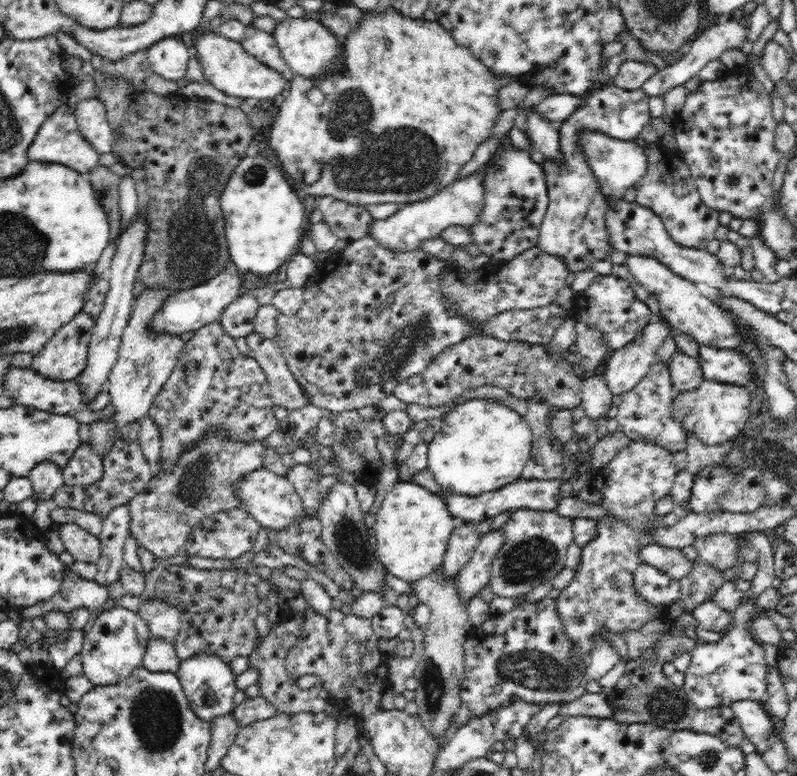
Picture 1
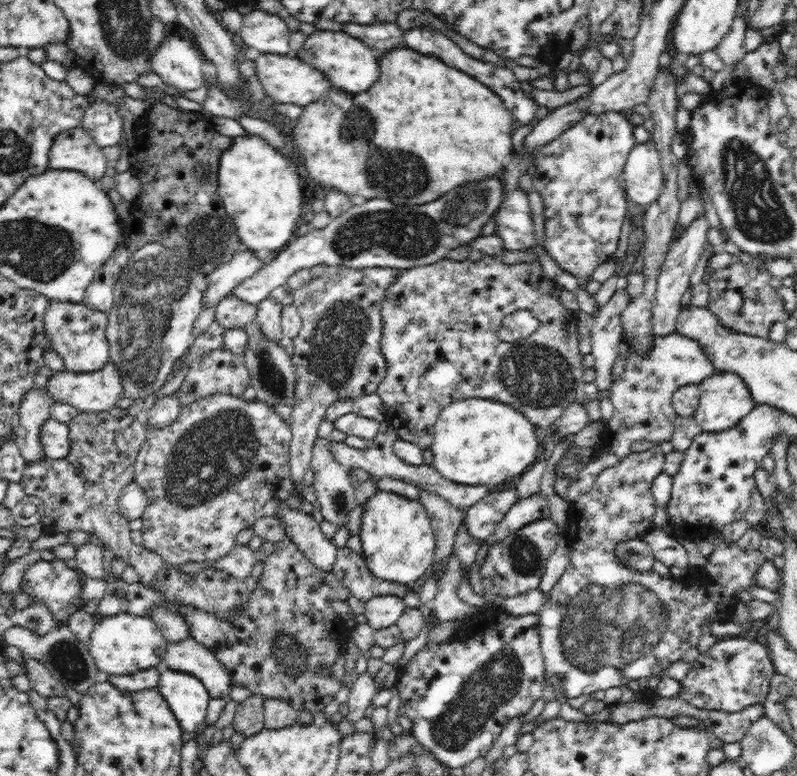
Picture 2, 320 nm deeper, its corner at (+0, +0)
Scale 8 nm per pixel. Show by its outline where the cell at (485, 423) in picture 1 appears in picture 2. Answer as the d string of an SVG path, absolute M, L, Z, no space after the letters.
M467 399L456 401L439 413L434 422L433 442L429 450L433 454L431 465L444 479L470 486L495 486L504 481L514 482L529 466L536 463L540 445L533 424L522 413L496 401Z

